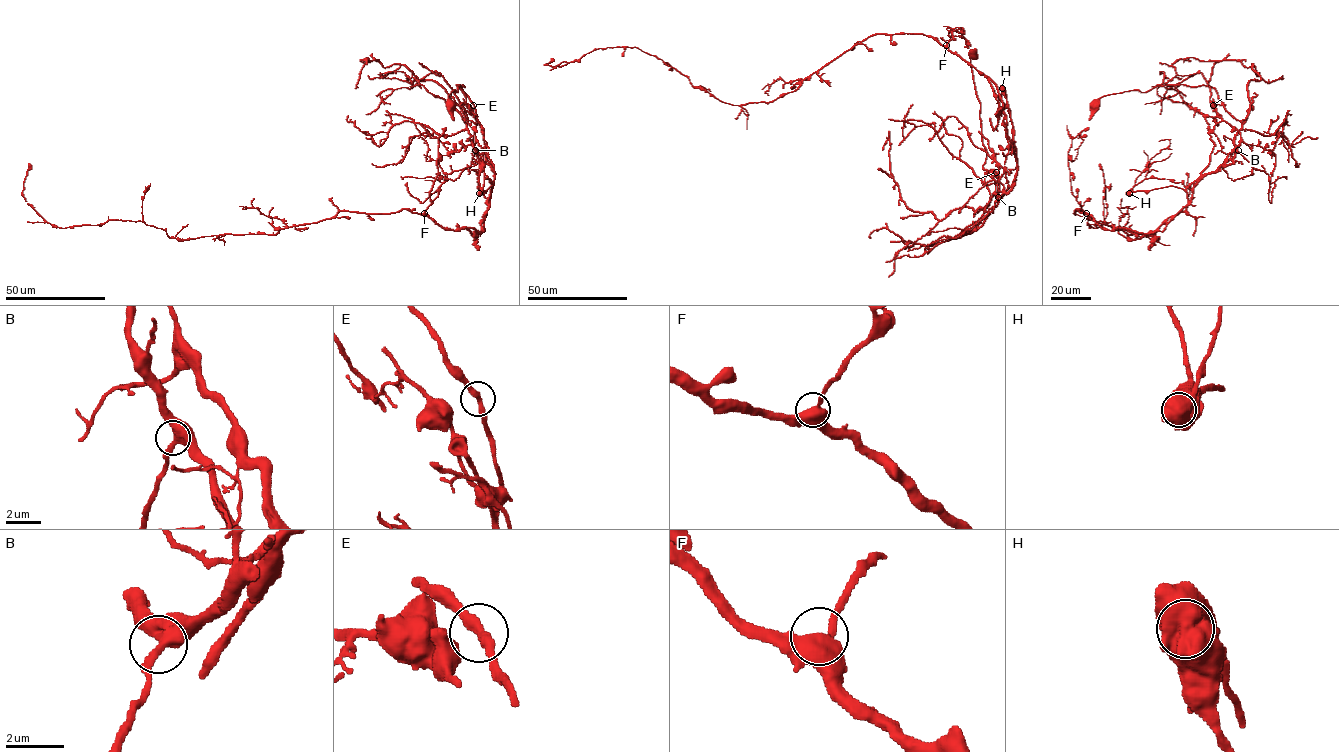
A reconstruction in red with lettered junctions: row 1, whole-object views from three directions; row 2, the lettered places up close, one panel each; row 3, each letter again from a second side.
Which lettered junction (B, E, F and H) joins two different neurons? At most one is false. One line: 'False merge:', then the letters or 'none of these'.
False merge: H

